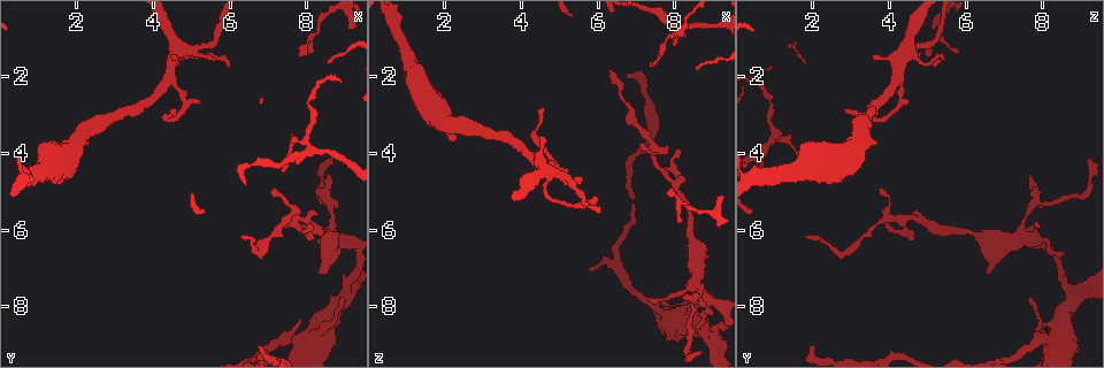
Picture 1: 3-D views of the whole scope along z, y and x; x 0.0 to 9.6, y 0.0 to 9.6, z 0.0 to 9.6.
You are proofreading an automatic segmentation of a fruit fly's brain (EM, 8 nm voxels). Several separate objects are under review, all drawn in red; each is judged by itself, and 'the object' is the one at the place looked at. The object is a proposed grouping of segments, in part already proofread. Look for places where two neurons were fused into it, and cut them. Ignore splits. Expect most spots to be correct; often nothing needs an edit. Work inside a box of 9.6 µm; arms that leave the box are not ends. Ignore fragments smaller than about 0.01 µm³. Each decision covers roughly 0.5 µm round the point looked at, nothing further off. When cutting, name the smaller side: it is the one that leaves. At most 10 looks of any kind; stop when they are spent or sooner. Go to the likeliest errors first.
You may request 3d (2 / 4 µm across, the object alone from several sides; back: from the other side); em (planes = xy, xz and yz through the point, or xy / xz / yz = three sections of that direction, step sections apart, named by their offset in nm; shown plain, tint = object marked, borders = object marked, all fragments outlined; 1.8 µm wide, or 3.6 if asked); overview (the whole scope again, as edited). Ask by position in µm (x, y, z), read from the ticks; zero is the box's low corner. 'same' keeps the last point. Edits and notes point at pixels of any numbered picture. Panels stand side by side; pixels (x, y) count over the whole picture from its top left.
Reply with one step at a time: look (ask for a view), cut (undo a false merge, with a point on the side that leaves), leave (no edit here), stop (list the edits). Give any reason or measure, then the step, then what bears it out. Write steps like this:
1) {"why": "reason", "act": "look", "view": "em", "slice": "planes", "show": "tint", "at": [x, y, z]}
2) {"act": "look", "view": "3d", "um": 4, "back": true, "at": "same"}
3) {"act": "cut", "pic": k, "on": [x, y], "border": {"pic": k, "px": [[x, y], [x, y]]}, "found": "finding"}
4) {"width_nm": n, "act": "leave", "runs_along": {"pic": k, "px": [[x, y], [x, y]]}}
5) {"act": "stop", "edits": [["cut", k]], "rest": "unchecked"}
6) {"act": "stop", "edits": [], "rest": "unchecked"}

{"why": "sharp bend", "act": "look", "view": "3d", "um": 4, "at": [8.15, 3.95, 0.65]}

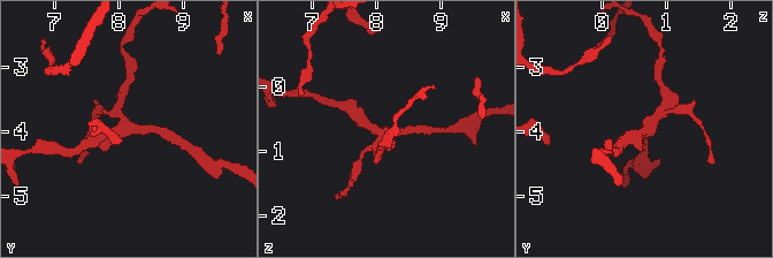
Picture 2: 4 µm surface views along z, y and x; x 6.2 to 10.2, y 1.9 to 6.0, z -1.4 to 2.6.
{"arms": 4, "act": "look", "view": "em", "slice": "xy", "step": 16, "show": "tint", "at": [8.10, 3.90, 0.70]}

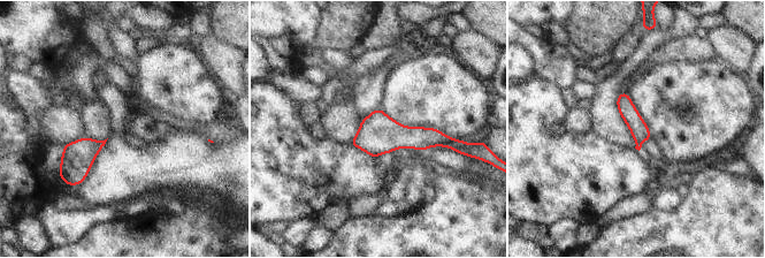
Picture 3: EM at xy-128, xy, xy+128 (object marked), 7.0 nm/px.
{"width_nm": 120, "act": "leave", "found": "one neuron here"}

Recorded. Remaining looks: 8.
{"why": "looks like a crossing", "act": "look", "view": "em", "slice": "yz", "step": 16, "show": "tint", "at": [4.35, 2.05, 4.20]}

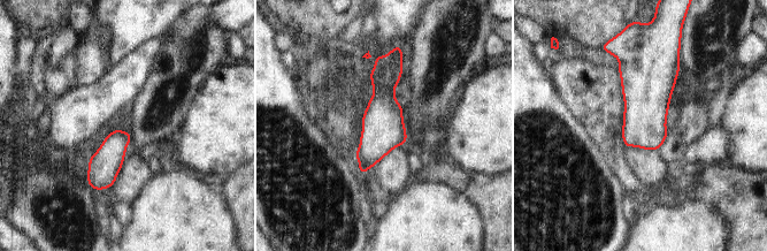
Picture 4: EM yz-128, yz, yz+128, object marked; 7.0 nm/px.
{"why": "cut it another way", "act": "look", "view": "em", "slice": "planes", "show": "borders", "at": "same"}

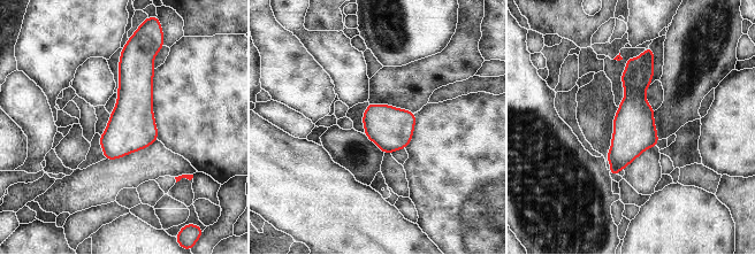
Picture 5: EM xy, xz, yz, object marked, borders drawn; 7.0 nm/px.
{"act": "leave", "found": "continuous, no second neuron"}

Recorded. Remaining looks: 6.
{"why": "thick turns thin", "act": "look", "view": "3d", "um": 2, "at": [8.65, 6.25, 7.55]}

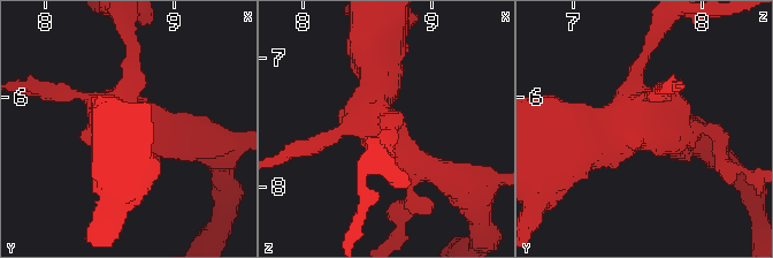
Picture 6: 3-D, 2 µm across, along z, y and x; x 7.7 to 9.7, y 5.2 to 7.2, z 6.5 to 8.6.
{"why": "now the EM", "act": "look", "view": "em", "slice": "xy", "step": 16, "show": "tint", "at": [8.58, 6.22, 7.52]}

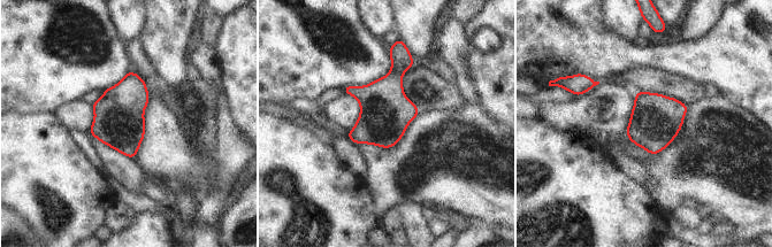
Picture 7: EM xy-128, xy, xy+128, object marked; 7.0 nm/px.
{"why": "cut it another way", "act": "look", "view": "em", "slice": "planes", "show": "tint", "at": "same"}

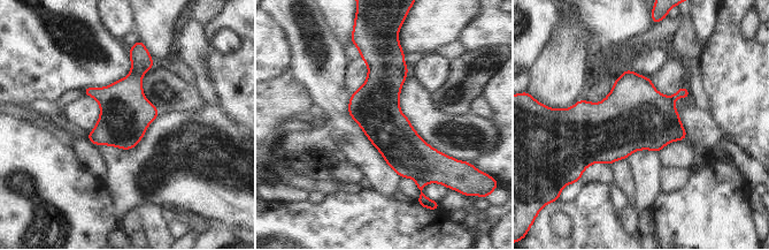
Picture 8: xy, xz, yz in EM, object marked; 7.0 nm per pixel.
{"act": "cut", "pic": 8, "on": [423, 201], "border": {"pic": 8, "px": [[416, 181], [423, 184]]}, "found": "two neurons meet here"}

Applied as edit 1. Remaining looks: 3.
{"why": "see it whole again", "act": "look", "view": "overview"}

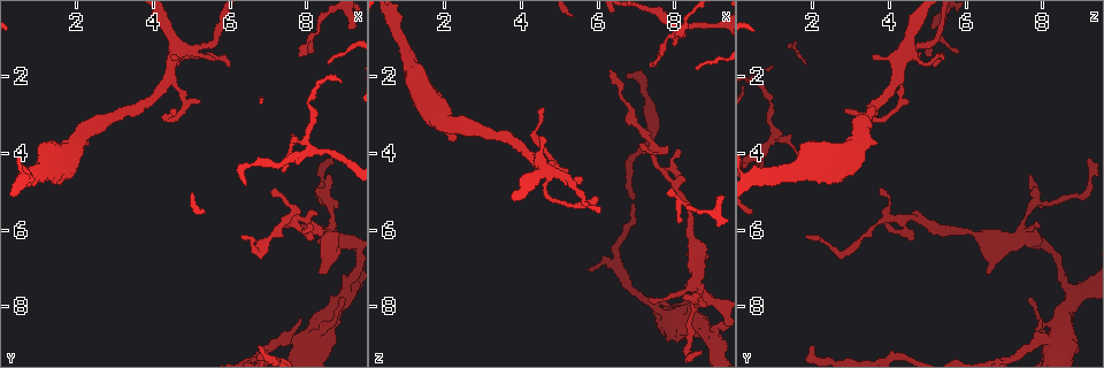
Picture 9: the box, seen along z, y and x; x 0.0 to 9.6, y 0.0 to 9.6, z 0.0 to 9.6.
{"why": "abrupt turn", "act": "look", "view": "3d", "um": 4, "at": [7.75, 5.65, 4.55]}

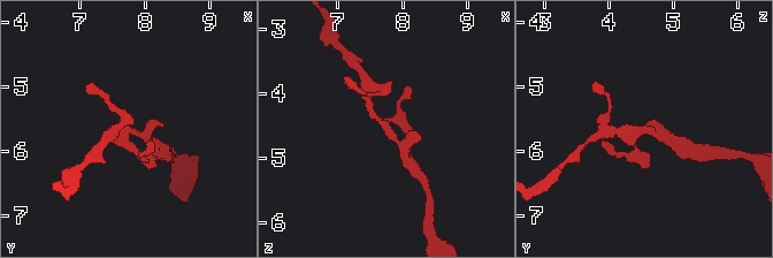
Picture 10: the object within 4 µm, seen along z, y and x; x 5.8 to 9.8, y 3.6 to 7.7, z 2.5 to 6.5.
{"why": "now the EM", "act": "look", "view": "em", "slice": "planes", "show": "tint", "at": [7.75, 5.70, 4.55]}

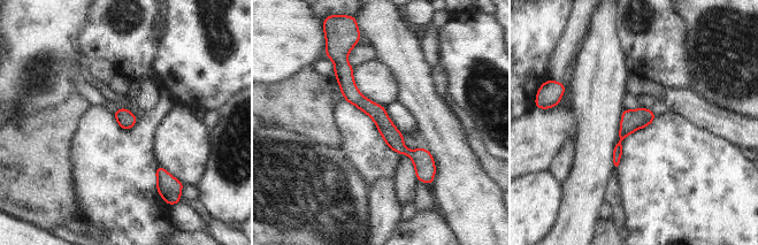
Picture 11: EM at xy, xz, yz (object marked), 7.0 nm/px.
{"width_nm": 130, "act": "leave", "runs_along": {"pic": 11, "px": [[345, 64], [347, 87], [425, 176]]}, "found": "continuous, no second neuron"}

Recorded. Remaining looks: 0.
{"act": "stop", "edits": [["cut", 8]], "rest": "unchecked"}

